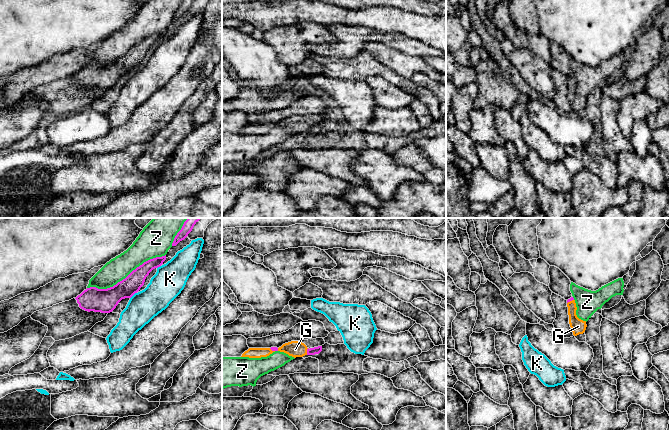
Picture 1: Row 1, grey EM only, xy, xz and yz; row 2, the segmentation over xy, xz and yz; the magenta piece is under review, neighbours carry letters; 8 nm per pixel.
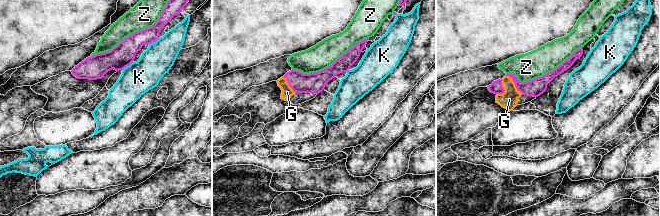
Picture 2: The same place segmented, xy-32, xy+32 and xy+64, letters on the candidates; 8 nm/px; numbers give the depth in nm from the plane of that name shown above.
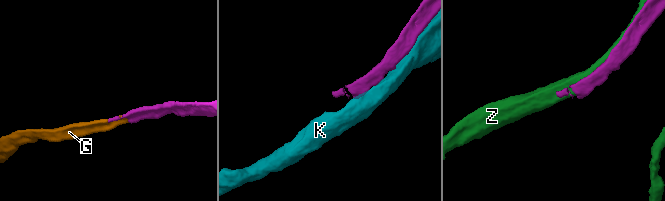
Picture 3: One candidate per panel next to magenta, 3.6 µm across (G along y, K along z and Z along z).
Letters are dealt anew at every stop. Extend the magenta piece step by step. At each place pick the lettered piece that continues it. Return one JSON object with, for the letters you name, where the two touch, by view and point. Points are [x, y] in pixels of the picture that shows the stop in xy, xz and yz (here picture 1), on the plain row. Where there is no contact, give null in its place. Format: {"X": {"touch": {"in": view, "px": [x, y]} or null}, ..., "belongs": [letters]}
{"G": {"touch": {"in": "xz", "px": [307, 127]}}, "belongs": ["G"]}

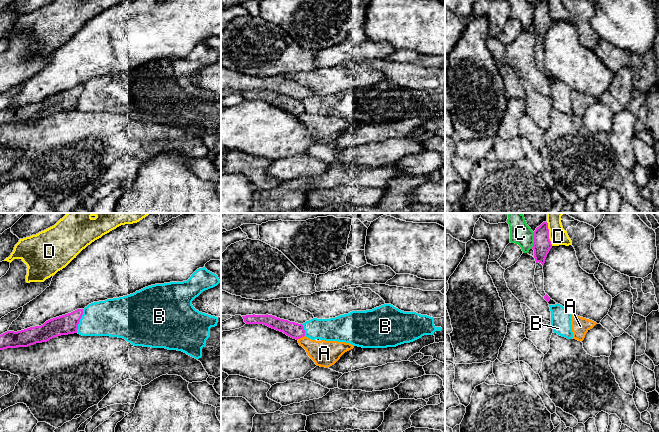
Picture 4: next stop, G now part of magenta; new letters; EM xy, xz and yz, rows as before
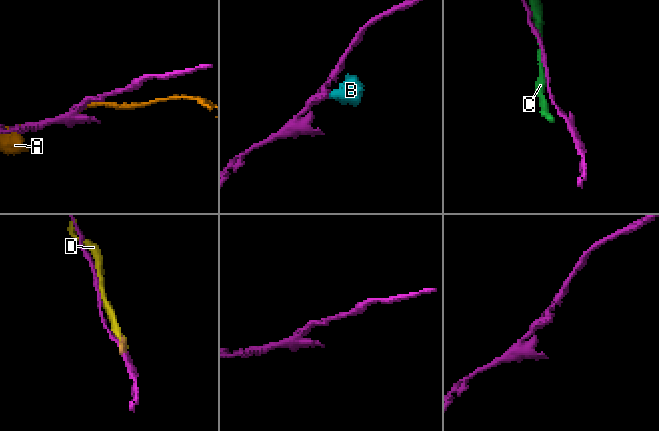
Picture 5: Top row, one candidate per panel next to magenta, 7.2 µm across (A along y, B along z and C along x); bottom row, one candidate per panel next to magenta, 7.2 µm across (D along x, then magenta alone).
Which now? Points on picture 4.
{"belongs": []}

